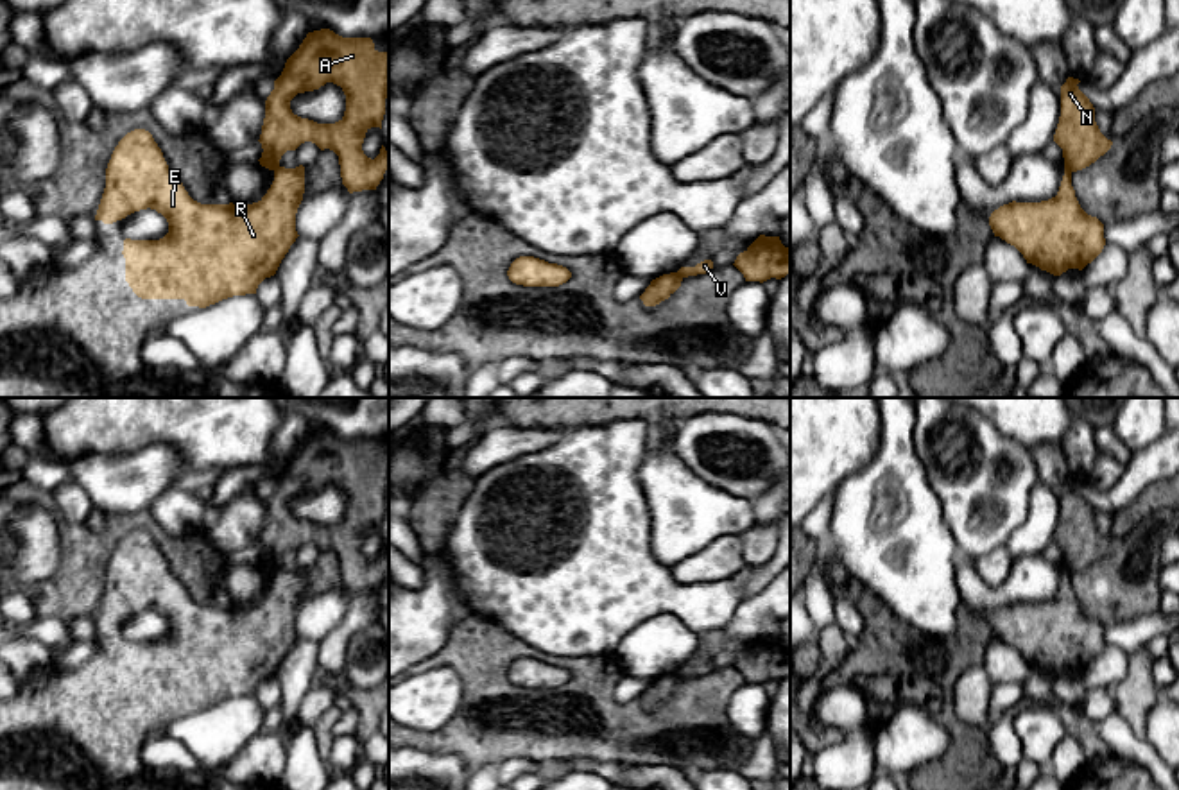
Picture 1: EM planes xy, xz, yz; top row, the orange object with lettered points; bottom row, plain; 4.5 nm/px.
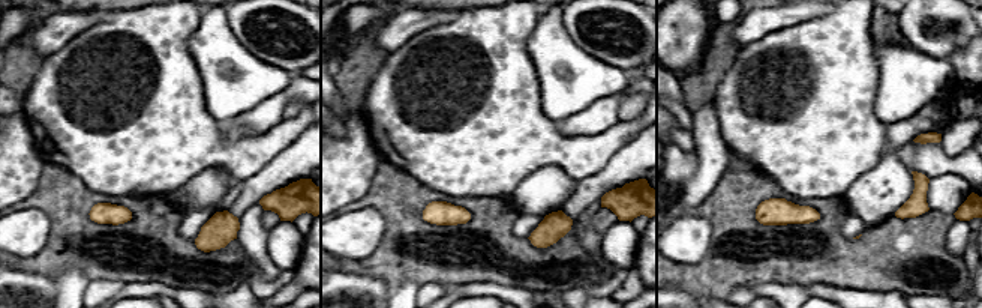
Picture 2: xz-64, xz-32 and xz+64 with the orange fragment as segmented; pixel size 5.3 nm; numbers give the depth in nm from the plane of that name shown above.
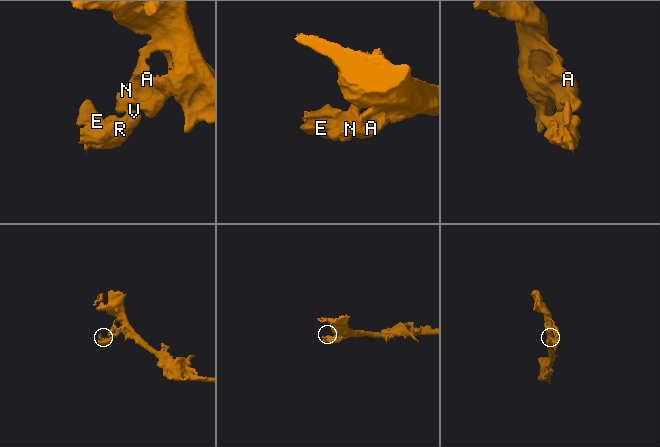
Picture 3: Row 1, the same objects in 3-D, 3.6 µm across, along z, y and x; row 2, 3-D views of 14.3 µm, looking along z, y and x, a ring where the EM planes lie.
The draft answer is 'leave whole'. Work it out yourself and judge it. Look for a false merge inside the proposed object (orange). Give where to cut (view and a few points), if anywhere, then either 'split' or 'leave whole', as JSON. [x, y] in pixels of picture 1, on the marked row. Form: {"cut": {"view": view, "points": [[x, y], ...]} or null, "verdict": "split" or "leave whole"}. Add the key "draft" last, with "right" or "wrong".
{"cut": {"view": "yz", "points": [[1065, 167], [1070, 172]]}, "verdict": "split", "draft": "wrong"}

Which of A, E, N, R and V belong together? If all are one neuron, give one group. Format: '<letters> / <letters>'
A N / E R V

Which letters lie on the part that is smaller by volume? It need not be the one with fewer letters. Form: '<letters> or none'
E, R, V

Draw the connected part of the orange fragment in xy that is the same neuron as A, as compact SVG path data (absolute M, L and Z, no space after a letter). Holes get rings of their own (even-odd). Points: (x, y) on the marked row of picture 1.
M330 29L308 32L265 100L260 165L276 170L287 150L312 142L339 156L342 185L349 193L376 190L389 168L389 152L382 145L371 159L362 143L371 127L382 129L387 95L389 52L378 52L371 38L342 38ZM326 82L340 86L346 95L339 122L317 124L292 113L290 100L297 93L319 90Z

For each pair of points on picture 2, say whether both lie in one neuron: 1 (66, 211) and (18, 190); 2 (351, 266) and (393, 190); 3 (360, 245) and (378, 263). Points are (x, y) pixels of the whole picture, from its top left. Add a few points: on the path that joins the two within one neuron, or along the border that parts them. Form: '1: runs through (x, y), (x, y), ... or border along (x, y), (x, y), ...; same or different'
1: border along (41, 173), (33, 193); different
2: runs through (375, 262), (398, 239), (398, 214); same
3: border along (386, 223), (372, 253), (336, 257); different

